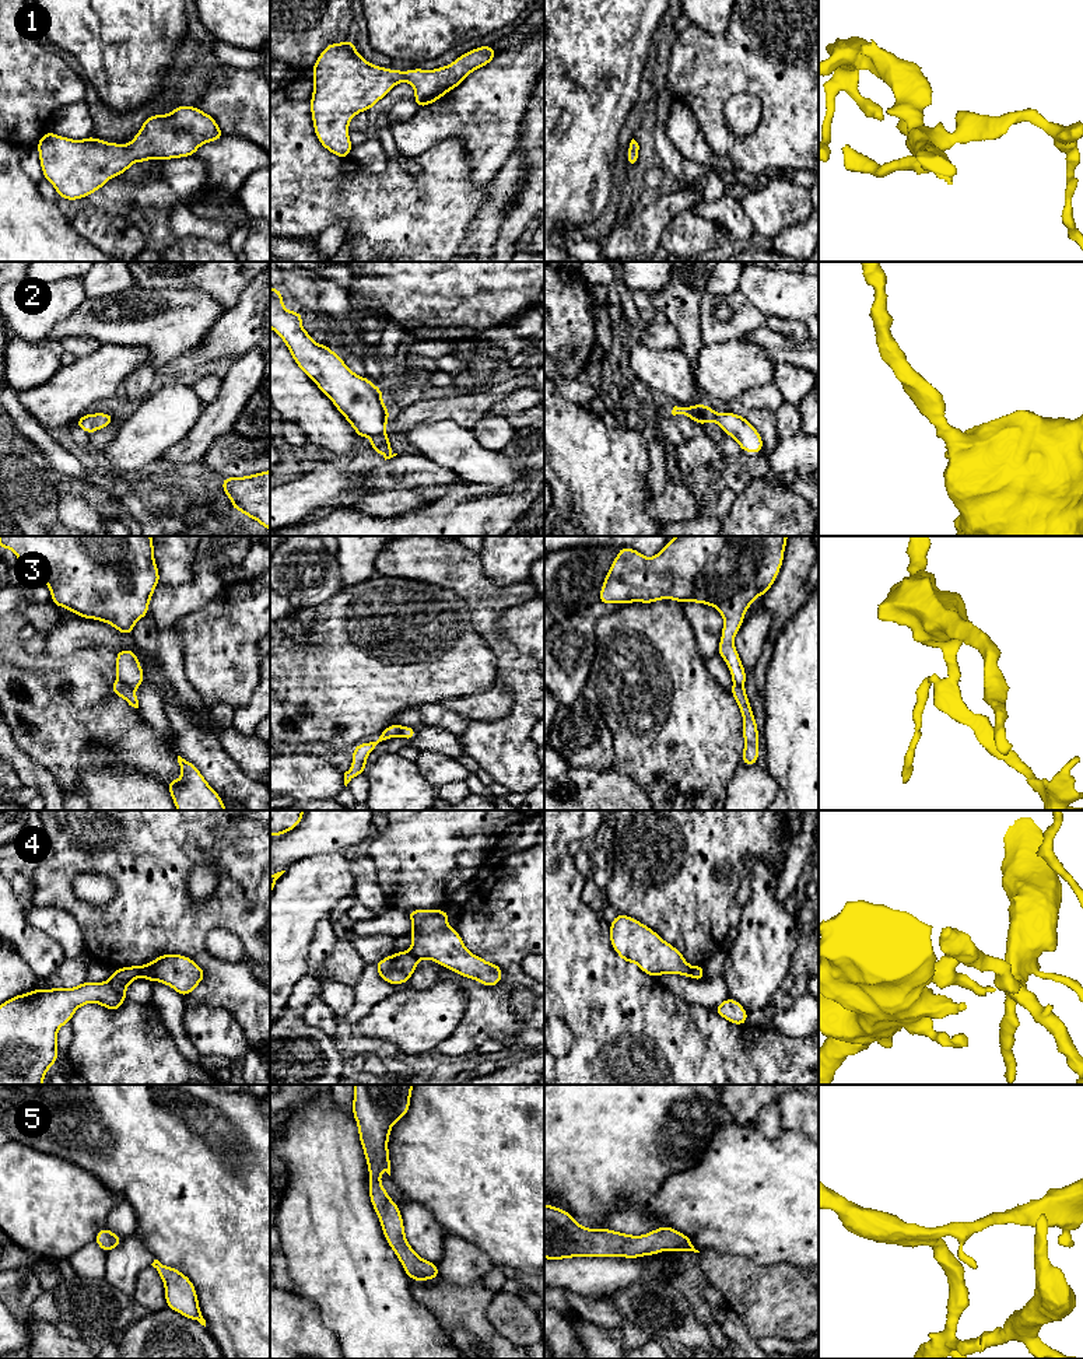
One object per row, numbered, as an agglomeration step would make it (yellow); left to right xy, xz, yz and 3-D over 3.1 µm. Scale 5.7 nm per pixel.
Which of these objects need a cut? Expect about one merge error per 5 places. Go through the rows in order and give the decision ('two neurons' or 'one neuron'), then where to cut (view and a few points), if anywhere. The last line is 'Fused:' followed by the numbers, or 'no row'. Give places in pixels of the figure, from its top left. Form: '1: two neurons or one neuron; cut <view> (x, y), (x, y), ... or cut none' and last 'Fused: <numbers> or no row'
1: one neuron; cut none
2: one neuron; cut none
3: two neurons; cut xy (118, 679), (133, 690)
4: two neurons; cut xy (137, 966), (140, 976)
5: one neuron; cut none
Fused: 3, 4

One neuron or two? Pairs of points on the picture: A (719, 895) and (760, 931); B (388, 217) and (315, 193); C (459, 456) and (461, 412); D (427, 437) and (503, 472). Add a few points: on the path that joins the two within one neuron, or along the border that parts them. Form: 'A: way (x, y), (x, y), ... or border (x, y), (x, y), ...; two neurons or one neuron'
A: border (740, 911), (735, 921); two neurons
B: way (370, 206), (350, 195), (333, 193); one neuron
C: border (428, 421), (454, 419), (469, 430); two neurons
D: way (445, 442), (451, 447), (463, 447), (484, 466); one neuron

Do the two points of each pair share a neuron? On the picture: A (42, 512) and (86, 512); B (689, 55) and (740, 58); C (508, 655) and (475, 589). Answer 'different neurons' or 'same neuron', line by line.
A: different neurons
B: same neuron
C: same neuron

